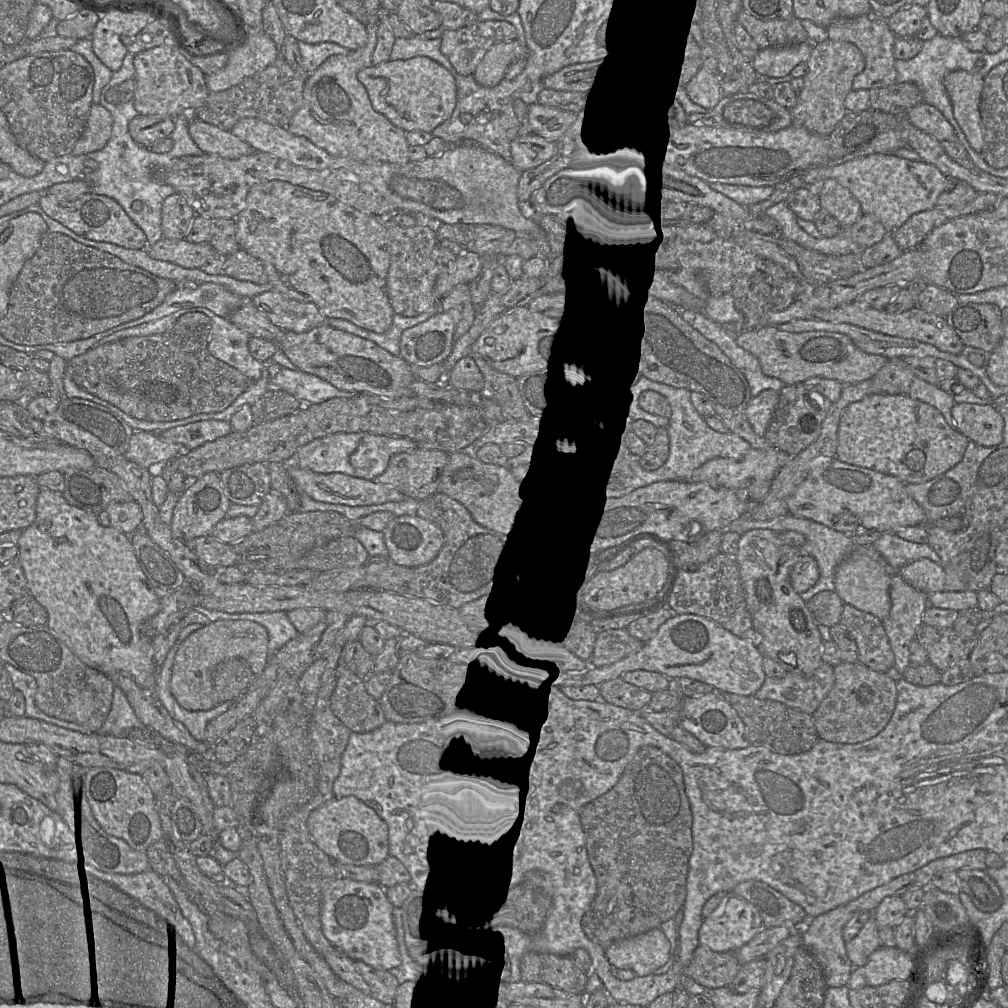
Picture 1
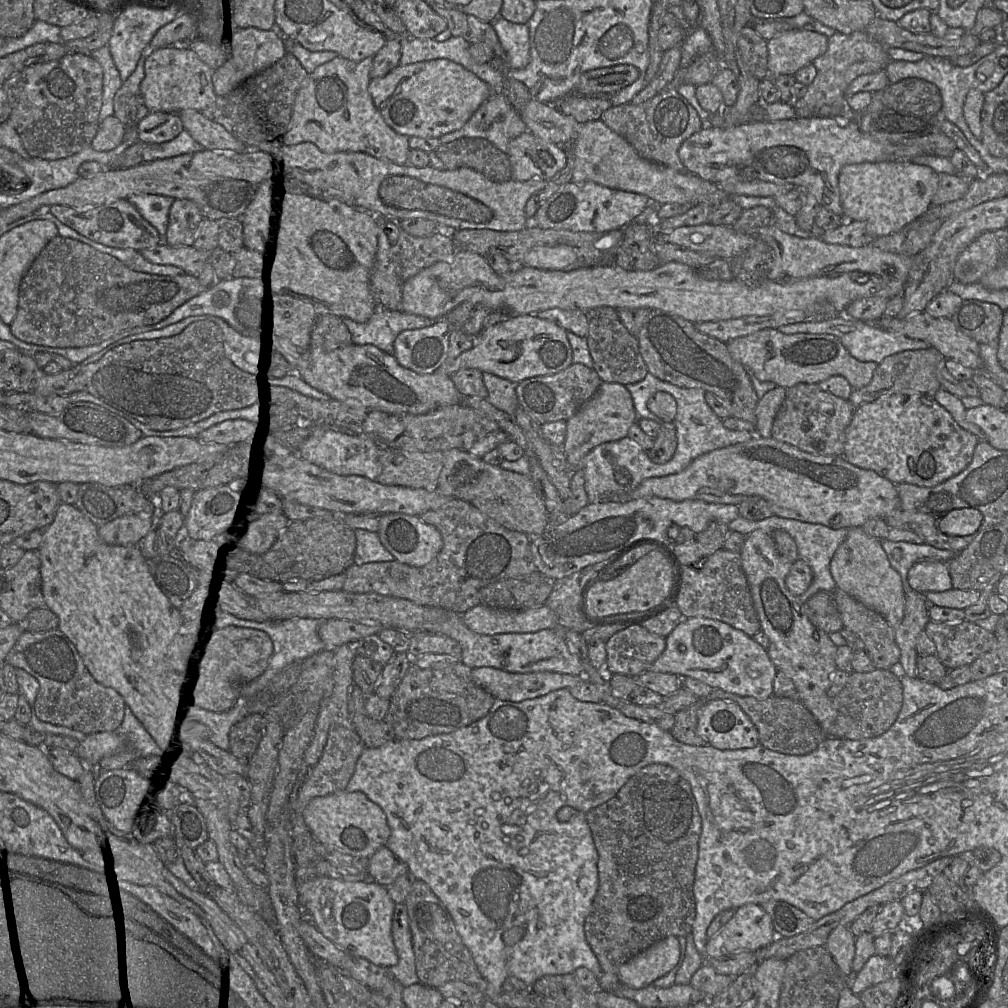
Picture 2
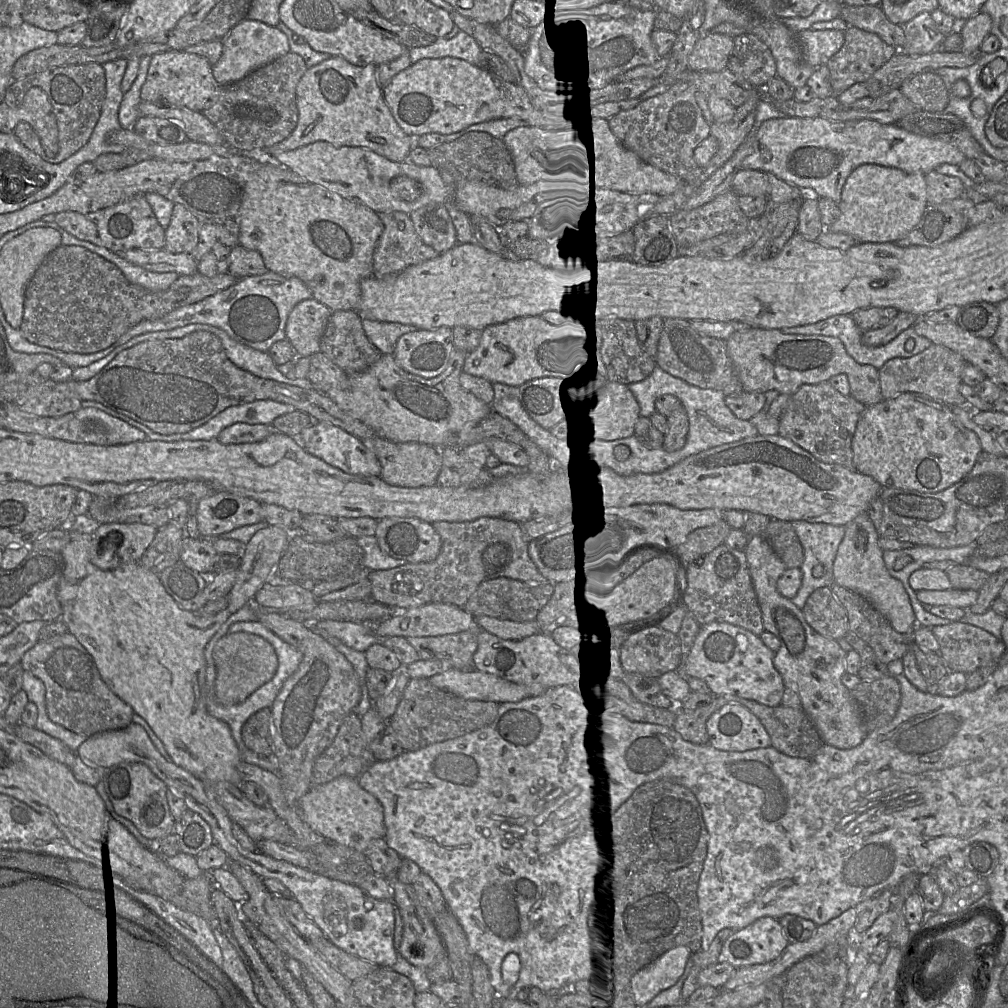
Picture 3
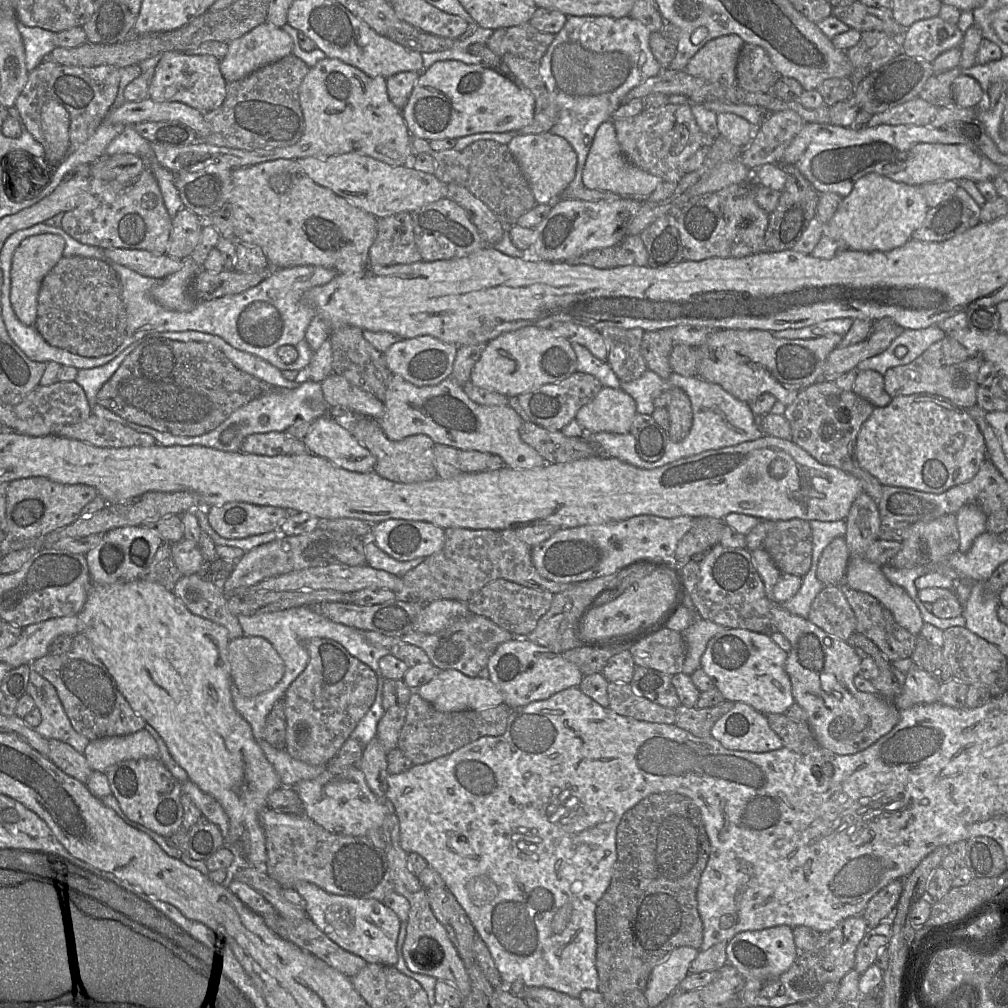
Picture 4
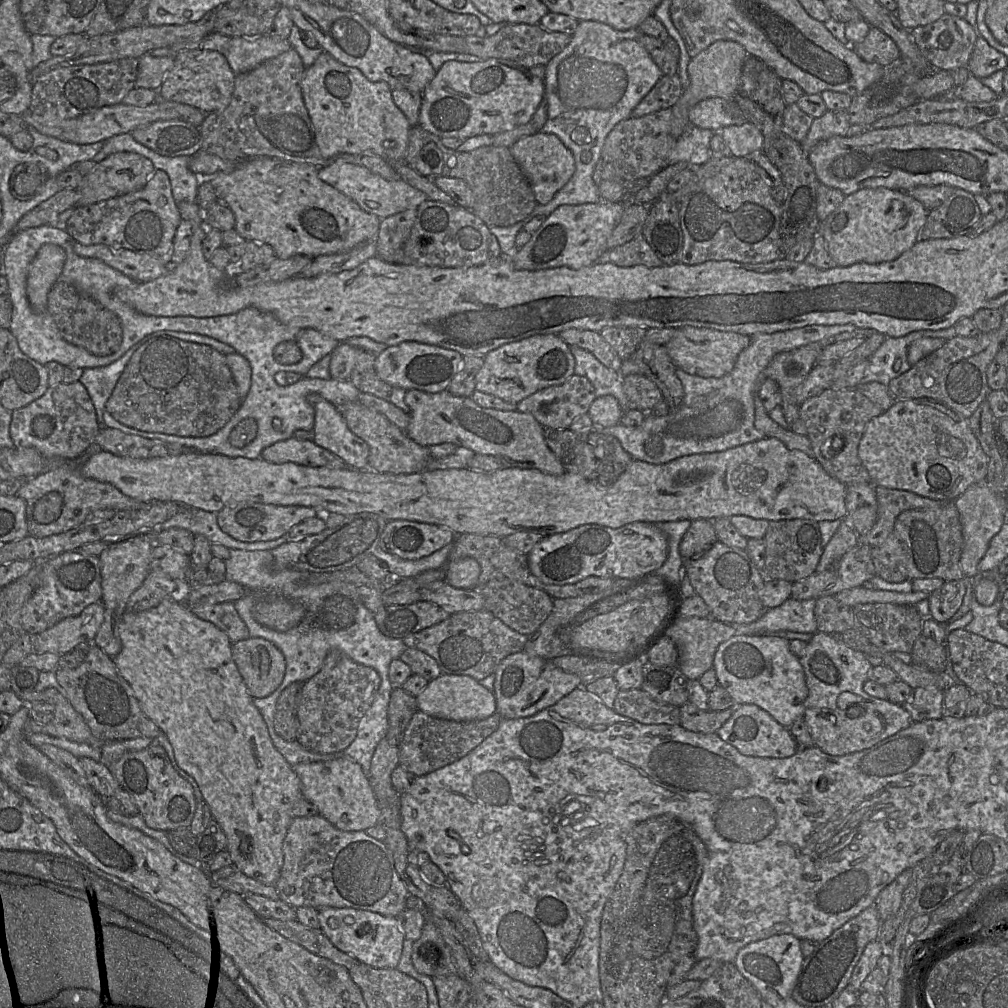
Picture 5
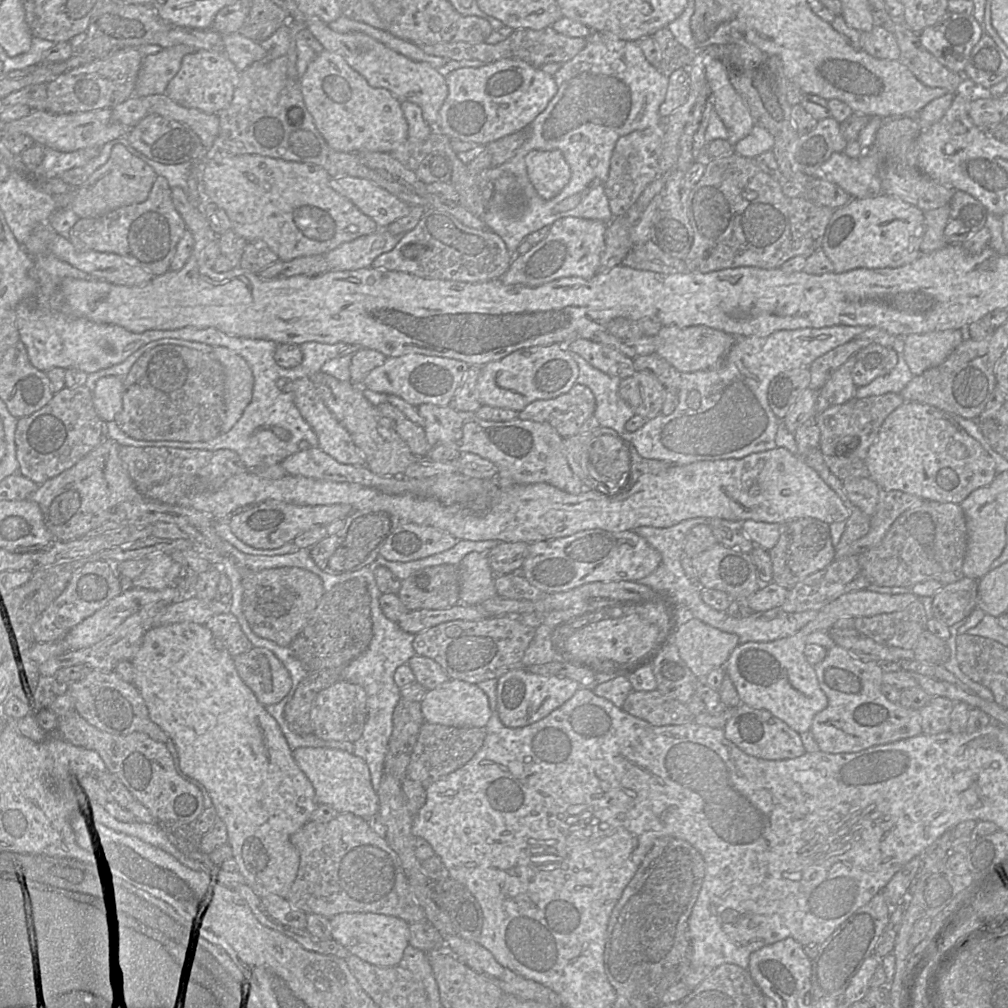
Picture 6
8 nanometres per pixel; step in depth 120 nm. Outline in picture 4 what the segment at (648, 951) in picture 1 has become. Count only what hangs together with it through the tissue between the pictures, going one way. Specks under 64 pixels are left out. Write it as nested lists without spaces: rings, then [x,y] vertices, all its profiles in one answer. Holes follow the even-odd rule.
[[[681,946],[671,951],[666,959],[653,968],[645,989],[645,998],[650,1007],[659,1005],[672,993],[679,991],[679,984],[688,975],[690,964],[698,953],[698,949]]]

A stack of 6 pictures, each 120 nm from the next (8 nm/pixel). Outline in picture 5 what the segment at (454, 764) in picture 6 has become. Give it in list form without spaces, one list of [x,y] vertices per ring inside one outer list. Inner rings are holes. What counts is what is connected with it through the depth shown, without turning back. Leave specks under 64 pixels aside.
[[[416,711],[399,745],[399,765],[415,777],[424,776],[447,766],[476,748],[499,727],[501,716],[495,713],[479,721],[452,721]]]

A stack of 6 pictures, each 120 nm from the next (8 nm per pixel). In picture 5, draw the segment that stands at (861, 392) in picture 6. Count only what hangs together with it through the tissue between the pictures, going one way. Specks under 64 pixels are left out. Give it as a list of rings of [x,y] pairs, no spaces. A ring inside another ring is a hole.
[[[950,327],[940,330],[919,330],[897,338],[887,337],[869,357],[860,384],[879,382],[888,386],[892,379],[911,369],[913,365],[907,360],[907,351],[913,341],[926,337],[949,340],[956,336],[954,328]]]

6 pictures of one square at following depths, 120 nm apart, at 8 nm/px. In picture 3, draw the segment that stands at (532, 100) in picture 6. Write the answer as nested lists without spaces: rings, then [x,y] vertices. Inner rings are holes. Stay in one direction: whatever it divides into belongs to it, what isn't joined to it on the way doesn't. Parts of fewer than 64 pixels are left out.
[[[458,58],[422,59],[398,73],[382,89],[383,97],[401,129],[411,137],[429,133],[448,135],[467,127],[499,118],[518,118],[530,127],[556,134],[566,121],[556,120],[541,114],[531,103],[523,88],[506,82],[482,67],[472,65]]]

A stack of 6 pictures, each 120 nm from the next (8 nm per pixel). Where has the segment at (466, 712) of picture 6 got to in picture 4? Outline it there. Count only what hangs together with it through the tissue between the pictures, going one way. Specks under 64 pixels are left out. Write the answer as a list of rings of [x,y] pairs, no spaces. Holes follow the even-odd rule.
[[[454,669],[441,670],[417,692],[440,712],[481,710],[504,703],[501,691],[489,678],[469,677]]]

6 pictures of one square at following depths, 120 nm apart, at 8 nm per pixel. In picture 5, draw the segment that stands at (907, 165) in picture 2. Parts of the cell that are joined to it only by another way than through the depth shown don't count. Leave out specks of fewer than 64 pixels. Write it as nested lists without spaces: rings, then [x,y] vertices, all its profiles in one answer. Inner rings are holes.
[[[884,187],[864,188],[845,197],[841,205],[820,224],[820,235],[837,266],[889,262],[919,240],[928,214],[925,206],[907,191]]]

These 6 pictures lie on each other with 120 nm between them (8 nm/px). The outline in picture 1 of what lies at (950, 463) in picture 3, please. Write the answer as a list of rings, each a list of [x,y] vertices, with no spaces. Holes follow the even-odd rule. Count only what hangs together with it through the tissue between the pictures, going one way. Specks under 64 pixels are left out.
[[[873,394],[849,404],[842,412],[836,457],[838,460],[892,475],[906,484],[924,483],[948,471],[963,458],[969,439],[952,429],[935,407],[908,395]]]

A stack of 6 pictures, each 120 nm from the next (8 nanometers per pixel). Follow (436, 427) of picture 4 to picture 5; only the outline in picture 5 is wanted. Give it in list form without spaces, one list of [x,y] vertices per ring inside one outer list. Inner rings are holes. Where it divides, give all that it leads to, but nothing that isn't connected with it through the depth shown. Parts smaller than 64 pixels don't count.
[[[411,389],[405,392],[404,399],[410,415],[409,425],[404,432],[423,447],[453,443],[475,454],[496,457],[503,468],[536,469],[553,476],[566,472],[547,446],[544,428],[529,413],[482,408],[470,397],[454,396],[448,390],[430,394]]]

